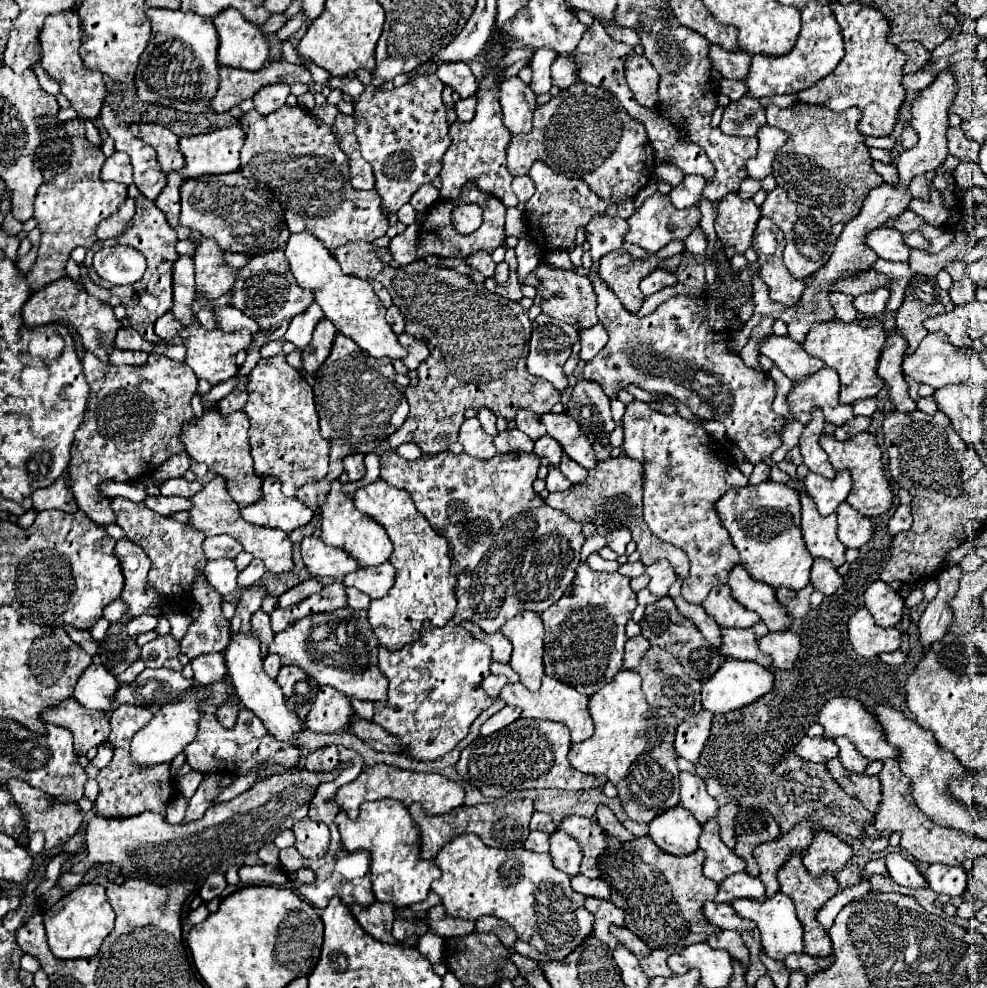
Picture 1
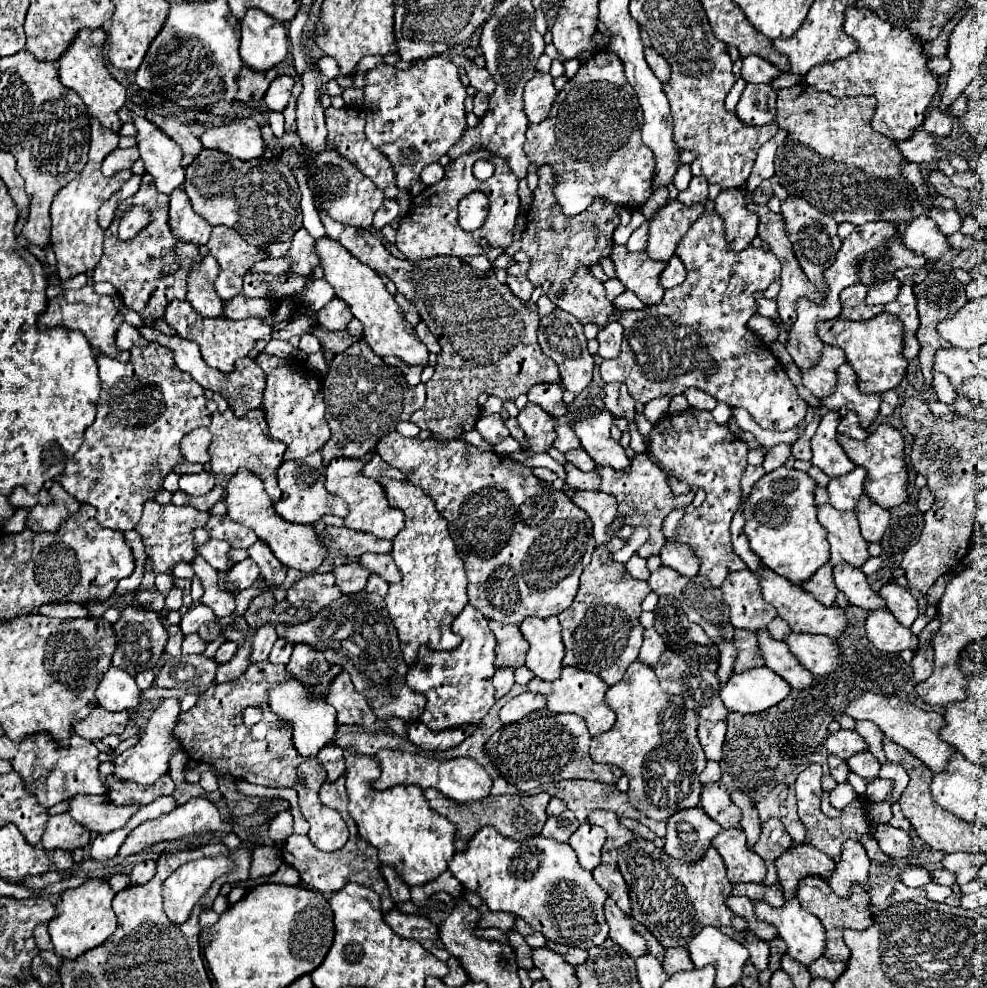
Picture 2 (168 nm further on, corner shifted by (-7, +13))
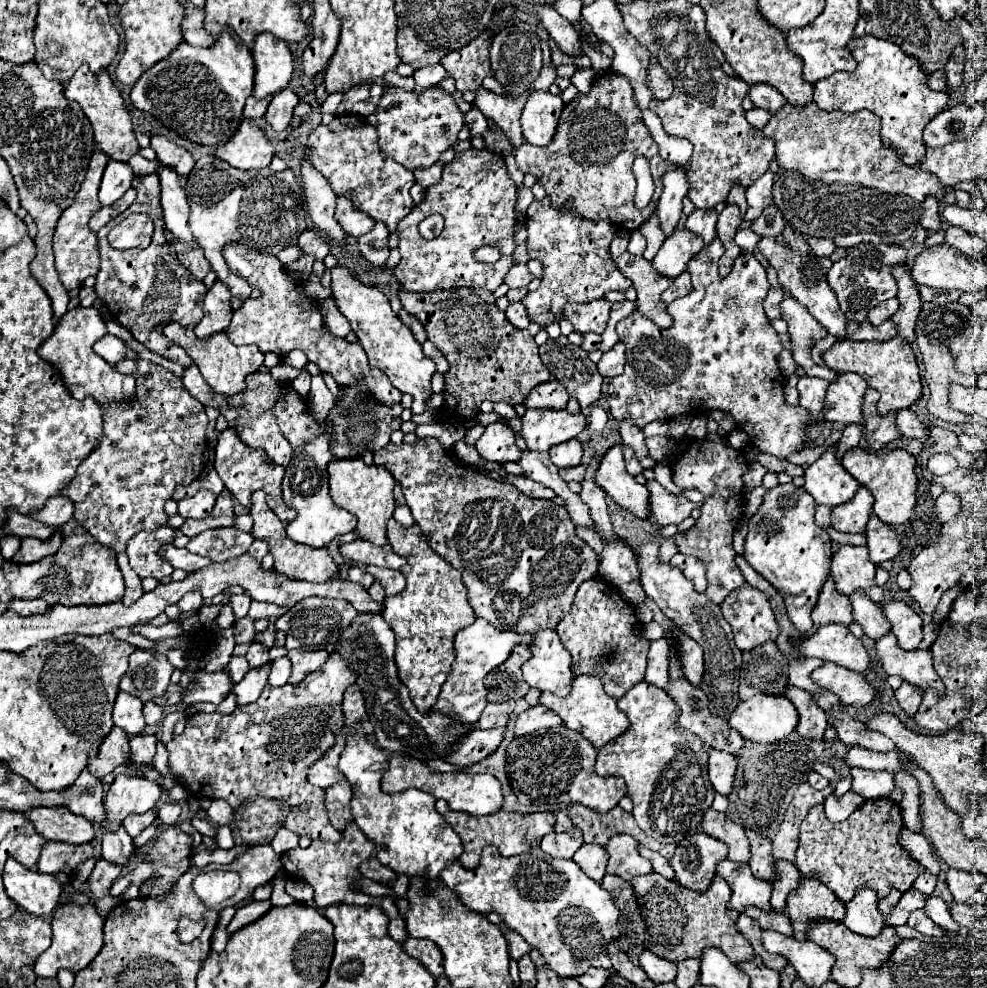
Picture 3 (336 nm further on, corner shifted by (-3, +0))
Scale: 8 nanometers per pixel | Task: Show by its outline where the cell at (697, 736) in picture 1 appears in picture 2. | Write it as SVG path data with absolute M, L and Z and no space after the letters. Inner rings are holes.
M709 720L699 722L697 734L699 734L699 742L703 746L707 760L719 762L723 740L725 740L725 730L727 730L725 722L709 722Z

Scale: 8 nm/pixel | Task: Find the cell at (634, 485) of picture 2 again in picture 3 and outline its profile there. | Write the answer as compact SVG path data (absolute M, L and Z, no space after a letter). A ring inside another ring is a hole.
M649 481L647 489L651 493L651 525L679 525L693 509L701 507L701 503L691 503L681 495L673 495L657 481Z

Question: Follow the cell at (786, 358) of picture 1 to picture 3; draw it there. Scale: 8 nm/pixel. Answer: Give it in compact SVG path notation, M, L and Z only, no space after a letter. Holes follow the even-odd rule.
M843 373L835 383L829 385L825 397L825 417L839 425L865 425L863 419L863 397L867 383L855 373Z

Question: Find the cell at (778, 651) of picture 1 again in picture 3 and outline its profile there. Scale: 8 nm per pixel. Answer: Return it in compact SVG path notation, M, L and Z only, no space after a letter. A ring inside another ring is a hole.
M825 663L815 669L811 677L819 687L833 691L843 705L867 705L875 697L875 689L867 683L865 675L843 669L835 663Z

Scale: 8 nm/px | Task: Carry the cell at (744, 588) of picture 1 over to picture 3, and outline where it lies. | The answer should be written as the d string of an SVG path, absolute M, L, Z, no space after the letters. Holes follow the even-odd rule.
M829 623L819 627L815 635L807 641L793 641L797 649L805 653L805 657L821 657L825 661L837 663L851 671L865 673L869 669L869 653L863 643L843 625Z

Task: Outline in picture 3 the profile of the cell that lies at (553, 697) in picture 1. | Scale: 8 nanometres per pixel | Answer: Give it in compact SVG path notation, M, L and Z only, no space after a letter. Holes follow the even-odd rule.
M579 675L579 677L575 677L573 679L573 691L567 697L557 697L557 695L551 695L547 691L541 693L541 705L545 705L551 711L555 711L565 721L565 727L581 733L585 739L591 741L591 745L595 749L601 749L603 745L615 741L631 725L629 719L623 715L623 711L619 711L617 699L609 697L603 691L601 679L593 677L593 675Z

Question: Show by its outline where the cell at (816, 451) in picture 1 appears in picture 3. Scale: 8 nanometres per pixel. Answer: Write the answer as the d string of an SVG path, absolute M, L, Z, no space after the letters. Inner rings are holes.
M835 447L825 451L813 465L805 469L805 491L813 495L817 505L837 507L855 497L859 483L843 469L835 457Z

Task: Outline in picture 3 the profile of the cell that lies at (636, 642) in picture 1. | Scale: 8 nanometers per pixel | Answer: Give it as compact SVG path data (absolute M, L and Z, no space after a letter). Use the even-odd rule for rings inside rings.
M665 639L651 641L649 649L649 663L647 663L647 675L645 681L657 687L665 687L669 681L669 659L667 659L669 645Z

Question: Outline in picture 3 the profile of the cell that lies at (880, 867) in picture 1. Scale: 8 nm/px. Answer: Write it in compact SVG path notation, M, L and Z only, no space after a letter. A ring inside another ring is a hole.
M931 895L931 897L927 899L927 903L925 903L923 909L925 909L925 913L927 913L939 927L943 927L943 929L947 929L947 931L951 931L951 933L959 931L959 925L953 921L953 917L951 917L951 913L949 913L949 905L947 905L941 897Z

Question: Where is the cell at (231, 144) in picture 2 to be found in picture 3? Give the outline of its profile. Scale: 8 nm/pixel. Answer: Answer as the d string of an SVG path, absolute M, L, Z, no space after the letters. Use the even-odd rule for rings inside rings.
M243 121L233 139L219 147L215 155L237 169L263 169L269 167L275 149L255 123Z

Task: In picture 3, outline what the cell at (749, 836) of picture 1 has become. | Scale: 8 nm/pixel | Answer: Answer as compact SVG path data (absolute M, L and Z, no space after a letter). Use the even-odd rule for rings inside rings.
M779 861L777 869L779 869L779 879L775 883L771 883L773 885L771 907L773 907L773 911L785 911L785 907L787 907L787 895L791 891L795 891L795 887L799 887L801 873L789 861Z

